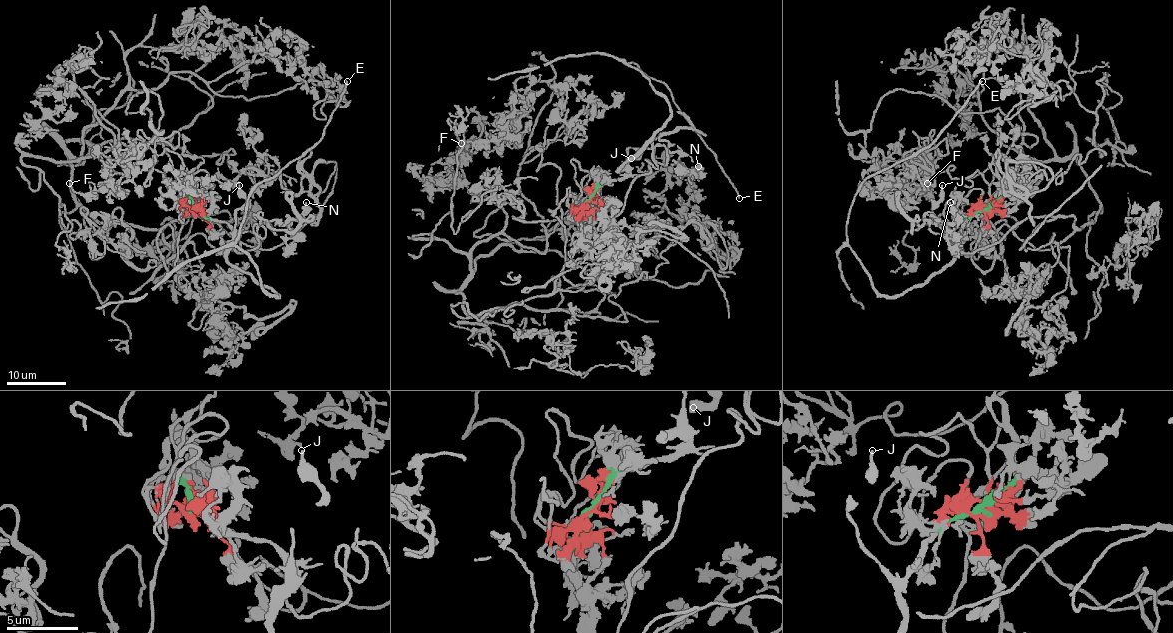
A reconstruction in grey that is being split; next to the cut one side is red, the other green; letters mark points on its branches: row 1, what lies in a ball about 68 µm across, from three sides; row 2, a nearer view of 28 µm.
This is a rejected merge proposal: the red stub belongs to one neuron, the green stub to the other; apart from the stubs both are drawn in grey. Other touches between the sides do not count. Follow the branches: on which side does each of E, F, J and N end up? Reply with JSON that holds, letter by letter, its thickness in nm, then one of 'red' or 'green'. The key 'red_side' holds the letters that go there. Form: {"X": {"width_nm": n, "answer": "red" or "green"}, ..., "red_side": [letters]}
{"E": {"width_nm": 170, "answer": "green"}, "F": {"width_nm": 170, "answer": "red"}, "J": {"width_nm": 180, "answer": "green"}, "N": {"width_nm": 170, "answer": "red"}, "red_side": ["F", "N"]}

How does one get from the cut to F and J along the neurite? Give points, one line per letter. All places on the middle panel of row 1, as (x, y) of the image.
F: (587, 201), (549, 210), (549, 294), (470, 317), (475, 247), (546, 250), (518, 172), (553, 89), (462, 143)
J: (587, 201), (601, 185), (618, 180), (627, 172), (627, 149), (635, 148), (639, 154), (630, 158)

